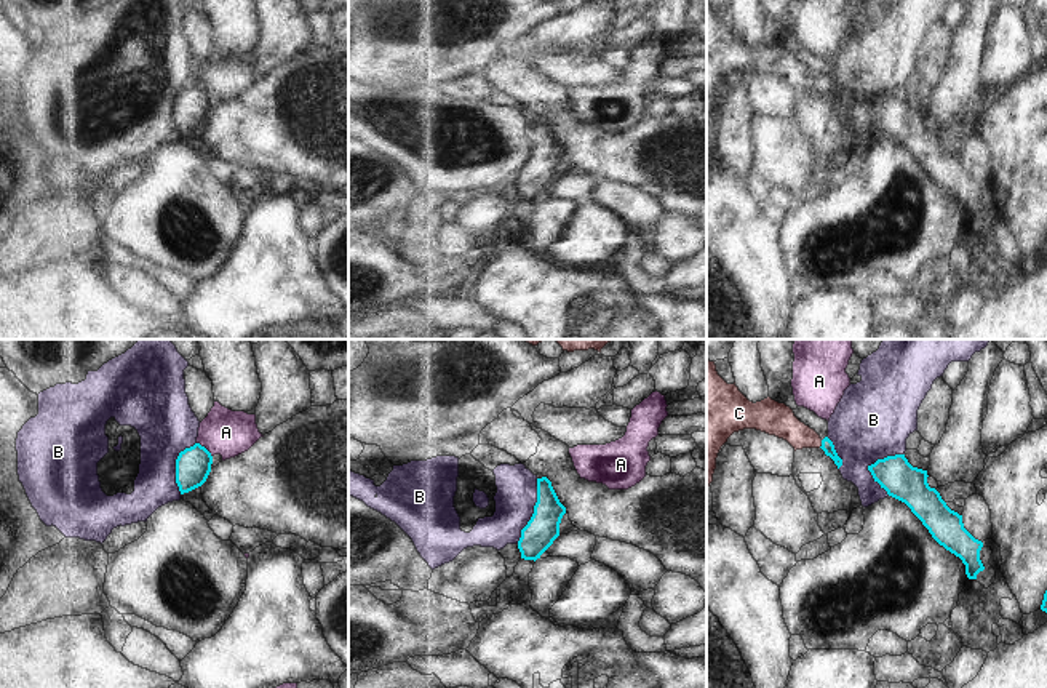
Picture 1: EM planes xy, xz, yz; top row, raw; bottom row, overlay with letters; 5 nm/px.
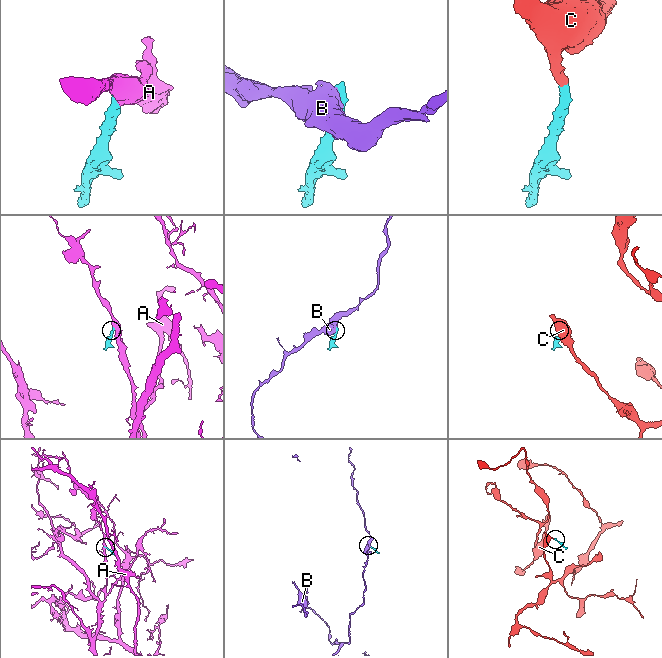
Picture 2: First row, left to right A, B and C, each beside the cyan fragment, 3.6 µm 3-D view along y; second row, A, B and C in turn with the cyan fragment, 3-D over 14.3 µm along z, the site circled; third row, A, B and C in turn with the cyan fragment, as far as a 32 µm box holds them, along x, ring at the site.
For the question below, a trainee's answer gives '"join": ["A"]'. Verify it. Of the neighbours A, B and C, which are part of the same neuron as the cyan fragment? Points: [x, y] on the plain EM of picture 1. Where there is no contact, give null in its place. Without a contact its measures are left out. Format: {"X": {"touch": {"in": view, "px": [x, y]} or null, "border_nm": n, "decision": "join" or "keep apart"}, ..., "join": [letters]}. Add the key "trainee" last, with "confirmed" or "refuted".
{"A": {"touch": {"in": "xy", "px": [205, 90]}, "border_nm": 110, "decision": "keep apart"}, "B": {"touch": {"in": "yz", "px": [871, 106]}, "border_nm": 240, "decision": "keep apart"}, "C": {"touch": {"in": "yz", "px": [822, 85]}, "border_nm": 40, "decision": "join"}, "join": ["C"], "trainee": "refuted"}

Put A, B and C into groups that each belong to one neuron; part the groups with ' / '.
A / B / C

